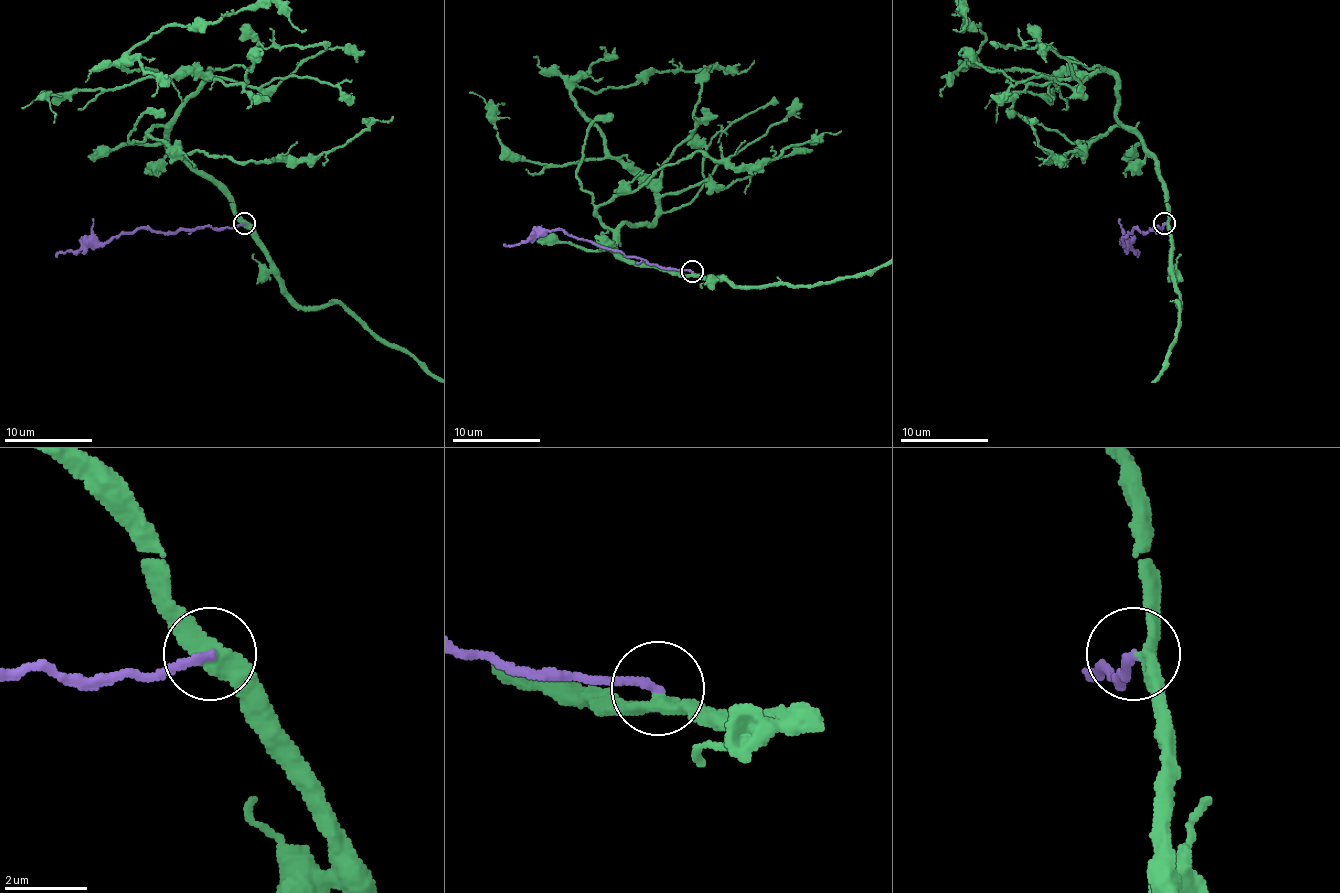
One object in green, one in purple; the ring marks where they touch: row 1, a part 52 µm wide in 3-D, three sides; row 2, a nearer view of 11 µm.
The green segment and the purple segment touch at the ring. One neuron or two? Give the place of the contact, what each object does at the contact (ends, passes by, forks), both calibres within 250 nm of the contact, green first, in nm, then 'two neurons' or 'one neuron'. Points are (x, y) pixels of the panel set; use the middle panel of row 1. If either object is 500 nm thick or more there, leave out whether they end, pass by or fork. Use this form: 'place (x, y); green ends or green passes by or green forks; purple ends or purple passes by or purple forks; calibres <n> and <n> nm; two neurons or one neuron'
place (692, 271); green passes by; purple ends; calibres 360 and 200 nm; one neuron

